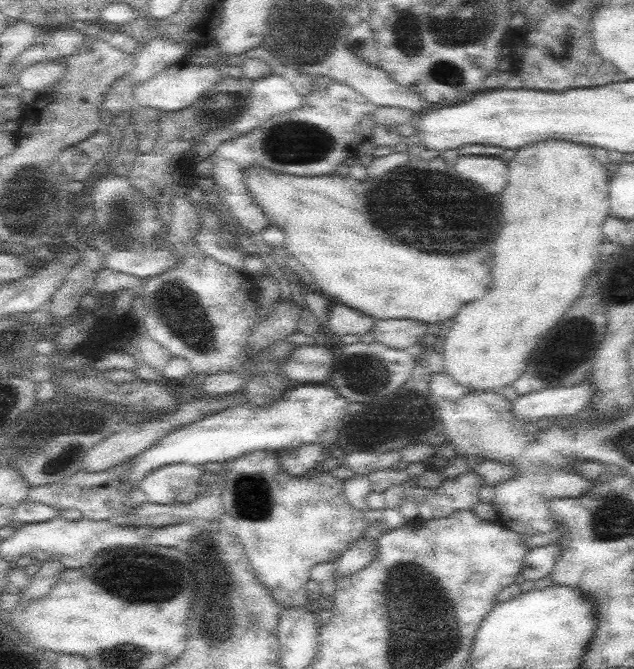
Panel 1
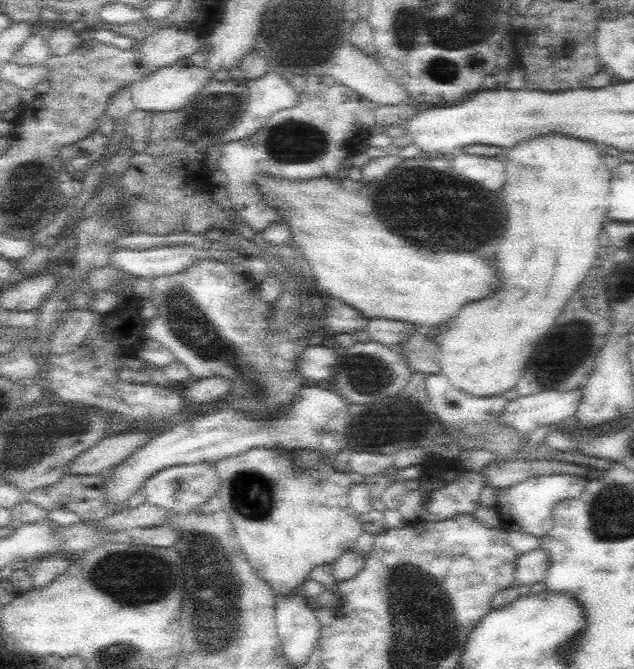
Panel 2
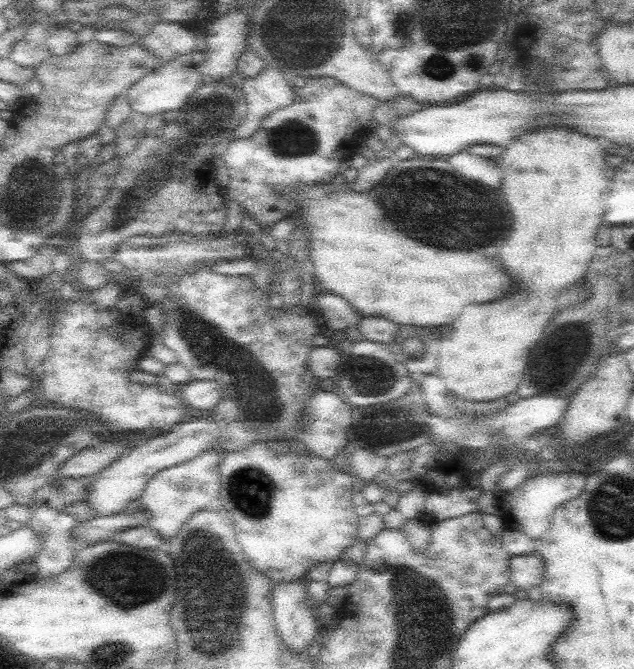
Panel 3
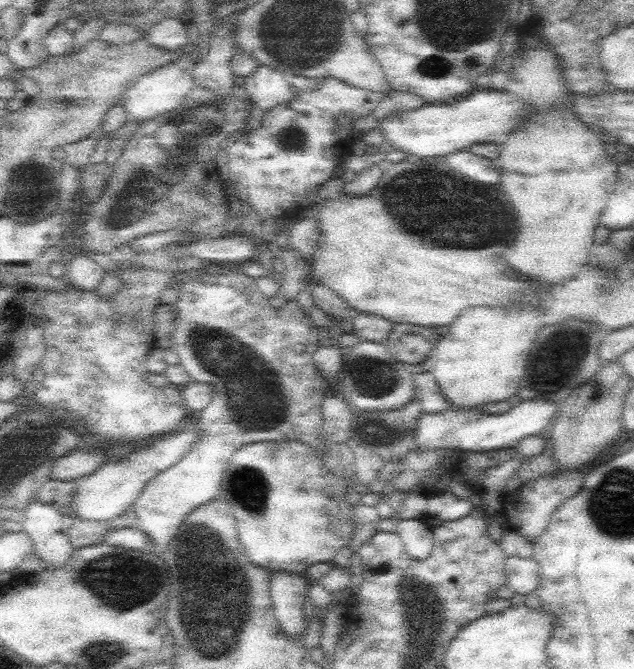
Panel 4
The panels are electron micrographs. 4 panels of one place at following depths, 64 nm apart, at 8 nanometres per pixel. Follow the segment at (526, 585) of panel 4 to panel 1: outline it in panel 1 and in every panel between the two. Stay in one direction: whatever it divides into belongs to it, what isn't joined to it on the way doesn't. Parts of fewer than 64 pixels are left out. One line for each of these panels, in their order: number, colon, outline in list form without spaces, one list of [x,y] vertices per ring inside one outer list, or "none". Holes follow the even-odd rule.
1: [[[547,544],[547,546],[539,546],[539,548],[529,550],[523,556],[519,580],[537,582],[541,578],[547,578],[553,570],[553,564],[557,558],[559,558],[559,546],[555,546],[555,544]]]
2: [[[531,550],[515,560],[515,586],[533,586],[543,582],[549,570],[549,556],[545,550]]]
3: [[[537,554],[511,556],[509,560],[509,578],[517,590],[529,592],[531,588],[543,582],[543,560]]]

